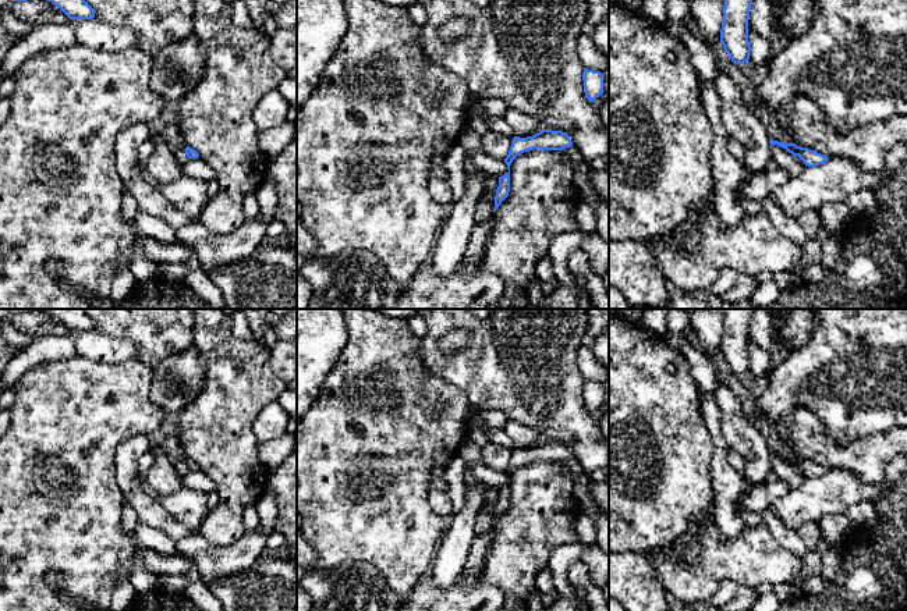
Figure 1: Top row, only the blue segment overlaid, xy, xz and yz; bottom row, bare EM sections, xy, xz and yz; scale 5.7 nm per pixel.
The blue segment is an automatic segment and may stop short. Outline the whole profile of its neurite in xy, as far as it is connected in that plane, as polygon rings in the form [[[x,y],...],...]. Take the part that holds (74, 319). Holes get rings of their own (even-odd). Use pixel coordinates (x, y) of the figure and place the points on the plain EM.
[[[15,309],[15,313],[46,310],[60,320],[70,331],[92,331],[95,322],[82,309]]]

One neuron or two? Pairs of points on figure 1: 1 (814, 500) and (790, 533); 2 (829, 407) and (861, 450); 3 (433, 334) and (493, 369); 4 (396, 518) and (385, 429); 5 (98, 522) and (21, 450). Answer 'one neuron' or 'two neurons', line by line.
1: two neurons
2: two neurons
3: one neuron
4: one neuron
5: one neuron

